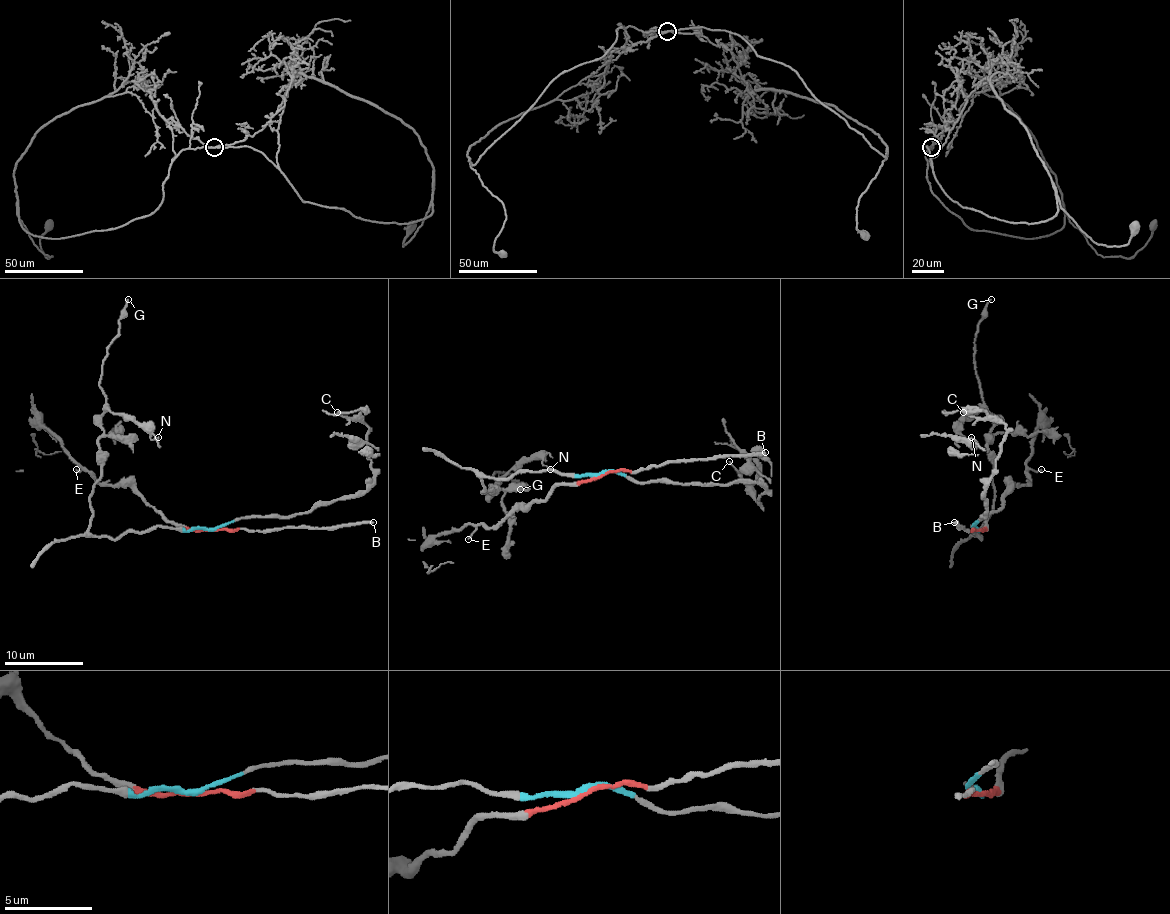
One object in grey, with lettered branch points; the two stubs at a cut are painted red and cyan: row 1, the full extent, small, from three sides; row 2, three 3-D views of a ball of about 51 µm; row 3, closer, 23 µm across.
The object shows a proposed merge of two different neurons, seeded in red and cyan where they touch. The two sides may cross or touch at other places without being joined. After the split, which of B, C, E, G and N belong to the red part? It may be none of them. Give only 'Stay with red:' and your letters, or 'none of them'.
Stay with red: B, E

